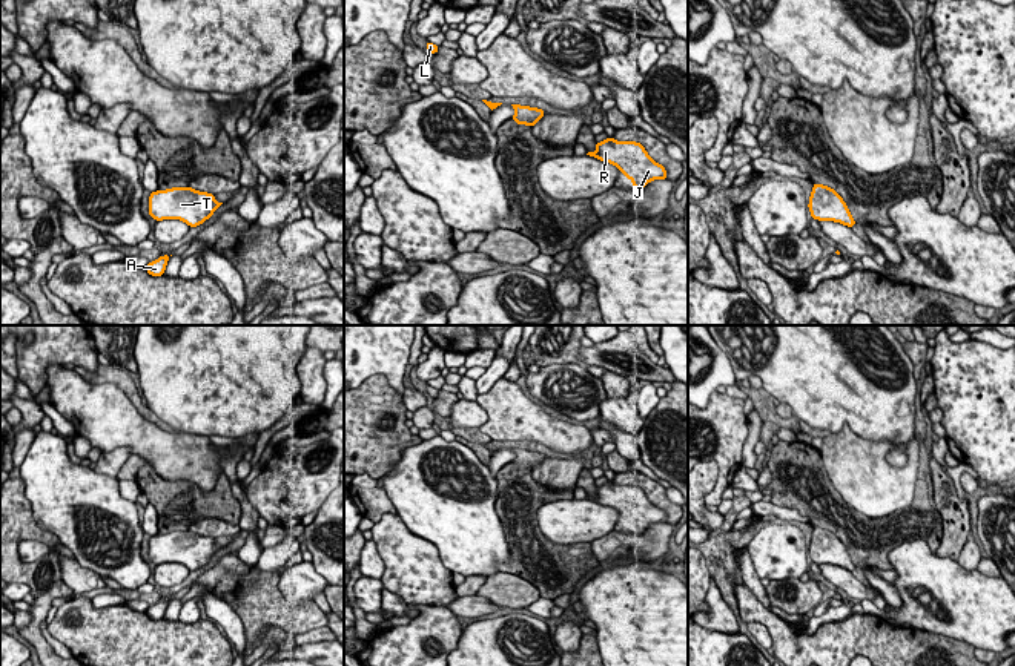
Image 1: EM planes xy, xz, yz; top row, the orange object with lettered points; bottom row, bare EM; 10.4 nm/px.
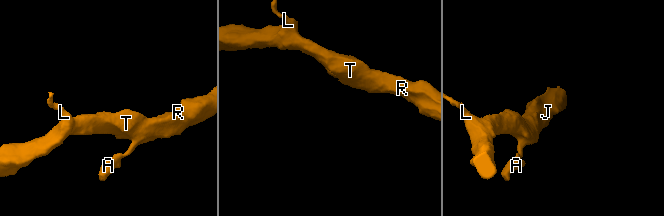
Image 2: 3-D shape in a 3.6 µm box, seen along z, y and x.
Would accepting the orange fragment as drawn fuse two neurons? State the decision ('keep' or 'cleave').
keep

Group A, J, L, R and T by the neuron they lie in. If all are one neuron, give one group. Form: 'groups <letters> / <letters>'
groups A J L R T

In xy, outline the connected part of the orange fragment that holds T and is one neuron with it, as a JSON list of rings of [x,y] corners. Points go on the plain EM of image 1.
[[[187,531],[157,534],[149,539],[149,559],[155,565],[181,563],[189,571],[197,571],[212,560],[223,546],[212,537]]]

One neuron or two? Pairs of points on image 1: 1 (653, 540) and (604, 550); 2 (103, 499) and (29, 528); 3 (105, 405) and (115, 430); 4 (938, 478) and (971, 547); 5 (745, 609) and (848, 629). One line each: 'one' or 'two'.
1: one
2: two
3: one
4: two
5: one

